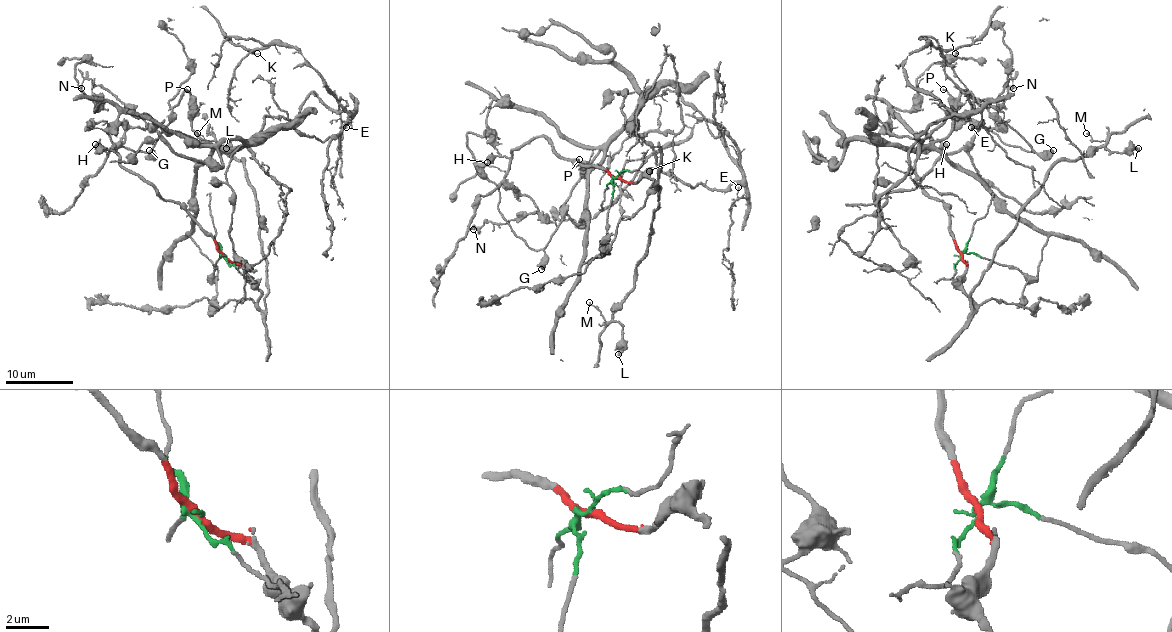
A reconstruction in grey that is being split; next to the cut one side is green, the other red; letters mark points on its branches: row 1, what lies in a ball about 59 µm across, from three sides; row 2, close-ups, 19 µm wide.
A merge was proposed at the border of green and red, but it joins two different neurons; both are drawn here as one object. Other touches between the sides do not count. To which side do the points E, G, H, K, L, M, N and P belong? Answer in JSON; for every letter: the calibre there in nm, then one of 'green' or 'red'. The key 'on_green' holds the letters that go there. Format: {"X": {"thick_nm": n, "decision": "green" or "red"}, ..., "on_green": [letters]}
{"E": {"thick_nm": 140, "decision": "green"}, "G": {"thick_nm": 500, "decision": "green"}, "H": {"thick_nm": 440, "decision": "red"}, "K": {"thick_nm": 130, "decision": "green"}, "L": {"thick_nm": 320, "decision": "red"}, "M": {"thick_nm": 160, "decision": "red"}, "N": {"thick_nm": 140, "decision": "red"}, "P": {"thick_nm": 150, "decision": "green"}, "on_green": ["E", "G", "K", "P"]}

